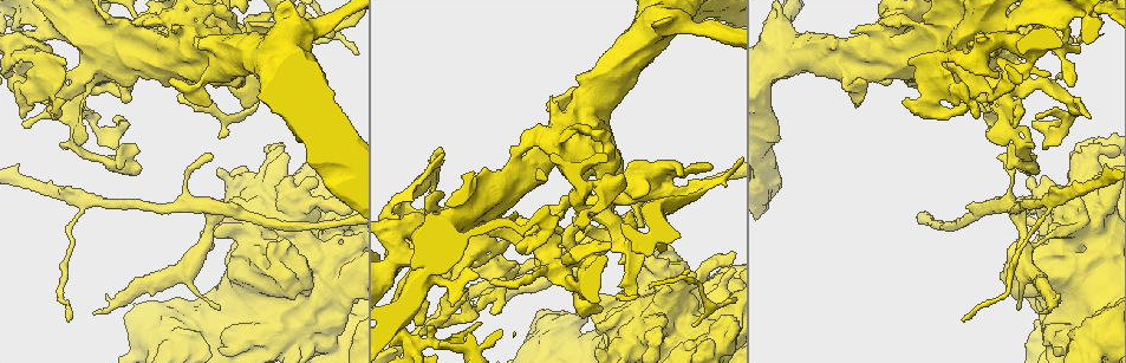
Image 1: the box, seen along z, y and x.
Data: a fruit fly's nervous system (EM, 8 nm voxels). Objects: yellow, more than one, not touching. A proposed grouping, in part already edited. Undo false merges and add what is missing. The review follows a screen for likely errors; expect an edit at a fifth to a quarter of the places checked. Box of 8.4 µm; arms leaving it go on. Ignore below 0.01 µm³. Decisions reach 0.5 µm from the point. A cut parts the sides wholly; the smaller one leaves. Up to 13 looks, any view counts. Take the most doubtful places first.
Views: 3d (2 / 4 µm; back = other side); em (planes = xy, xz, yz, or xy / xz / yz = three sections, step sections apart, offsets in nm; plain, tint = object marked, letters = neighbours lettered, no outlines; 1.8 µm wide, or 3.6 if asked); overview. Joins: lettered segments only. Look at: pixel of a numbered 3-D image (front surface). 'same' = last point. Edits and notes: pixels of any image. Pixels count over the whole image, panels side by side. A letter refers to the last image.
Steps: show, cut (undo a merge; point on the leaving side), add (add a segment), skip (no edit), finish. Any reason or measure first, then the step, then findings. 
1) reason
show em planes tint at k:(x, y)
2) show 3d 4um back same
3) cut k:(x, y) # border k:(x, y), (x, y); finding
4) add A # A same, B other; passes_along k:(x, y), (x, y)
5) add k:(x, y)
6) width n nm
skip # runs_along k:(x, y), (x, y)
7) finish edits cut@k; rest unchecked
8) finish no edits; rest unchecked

sharp bend
show 3d 4um at 1:(304, 305)

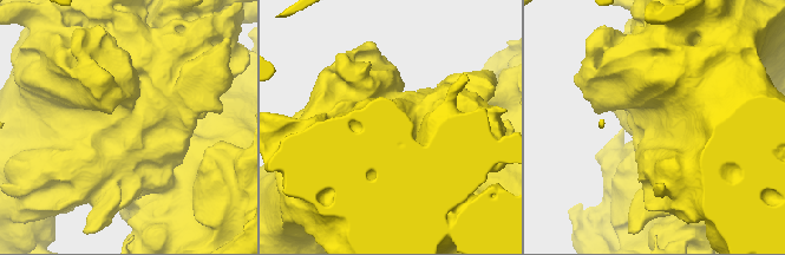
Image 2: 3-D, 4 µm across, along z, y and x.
now the EM
show em 3.6um planes letters at 2:(129, 120)

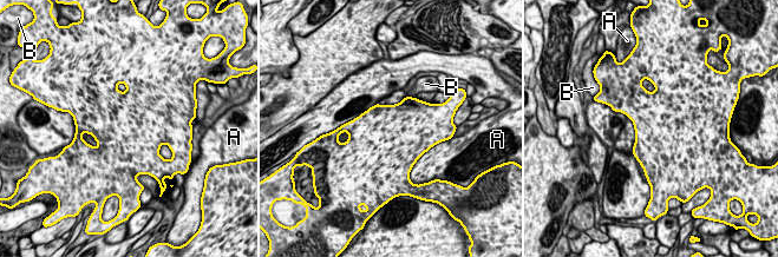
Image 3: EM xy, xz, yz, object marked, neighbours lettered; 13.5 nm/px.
longest_contact A 440 nm
skip # A other, B other; border 3:(377, 103), (351, 120); one cell here

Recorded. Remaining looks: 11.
looks like a crossing
show em planes plain at 1:(1020, 32)

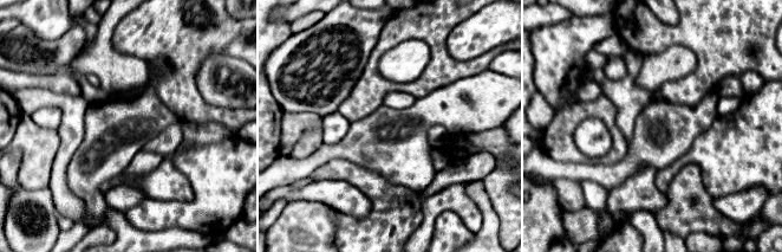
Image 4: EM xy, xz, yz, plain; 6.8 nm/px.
with the object marked
show em planes tint same

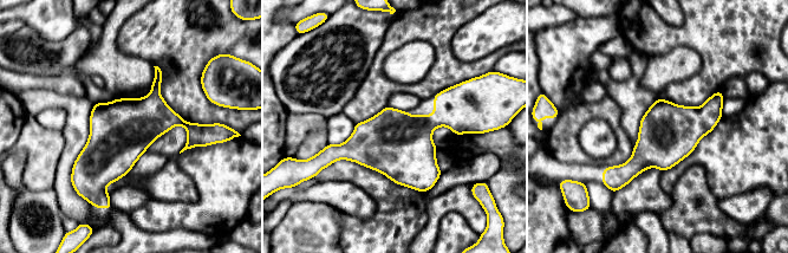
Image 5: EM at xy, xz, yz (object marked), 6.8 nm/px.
see the neighbours
show em planes letters same

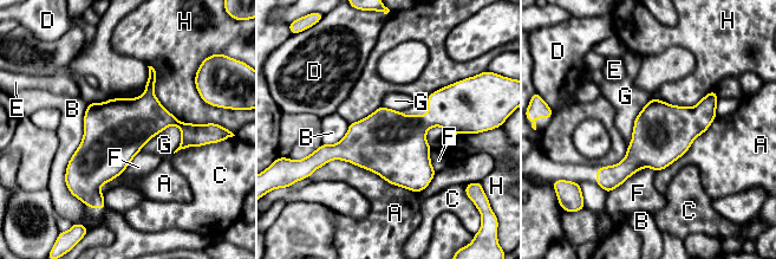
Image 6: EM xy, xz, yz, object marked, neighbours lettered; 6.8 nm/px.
width 400 nm; longest_contact A 700 nm
skip # A other, B other, C other, D other, E other, F other, G other, H other; continuous, no second cell

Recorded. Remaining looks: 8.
thin neck
show 3d 4um at 1:(404, 255)

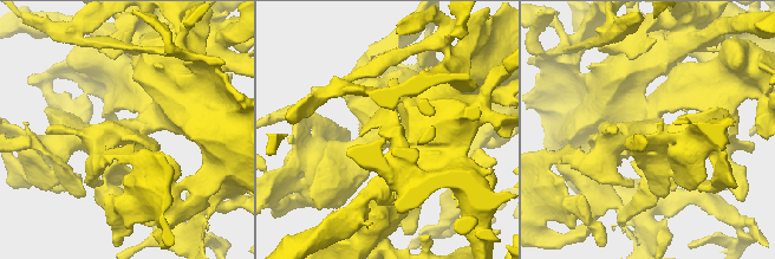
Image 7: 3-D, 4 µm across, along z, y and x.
show em 3.6um planes letters at 7:(648, 132)

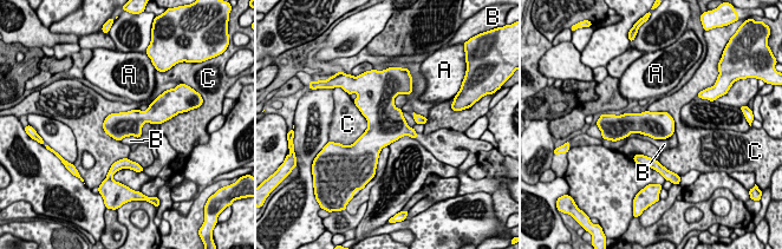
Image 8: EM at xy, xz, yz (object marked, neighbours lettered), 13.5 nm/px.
width 360 nm
skip # A other, B other, C other; border 8:(675, 129), (616, 142); all the same cell

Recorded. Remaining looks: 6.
sudden change in width
show em 3.6um planes letters at 1:(269, 200)

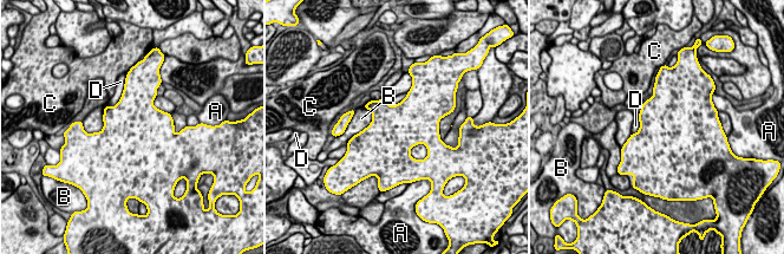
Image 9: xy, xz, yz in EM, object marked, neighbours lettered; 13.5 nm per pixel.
width 700 nm
skip # A other, B other, C other, D other; border 9:(124, 85), (121, 98), (106, 106); continuous, no second cell

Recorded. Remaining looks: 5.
free end
show 3d 4um at 1:(320, 39)

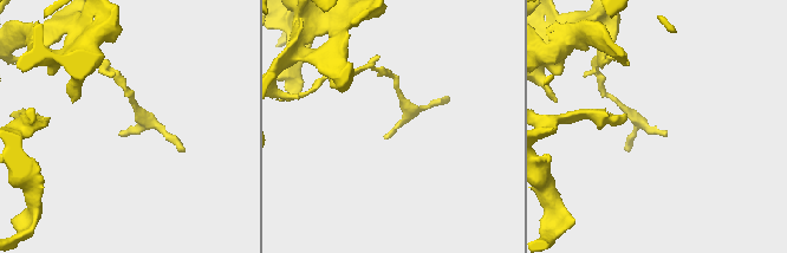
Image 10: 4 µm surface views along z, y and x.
need the tissue
show em planes letters at 10:(386, 135)

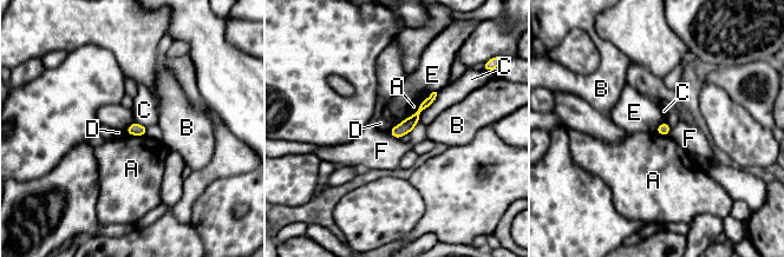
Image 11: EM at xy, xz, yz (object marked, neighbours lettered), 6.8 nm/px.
longest_contact A 260 nm
skip # A other, B other, C other, D other, E other, F other; border 11:(432, 92), (405, 119); no lettered segment goes on from it

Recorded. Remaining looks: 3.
finish no edits; rest unchecked

